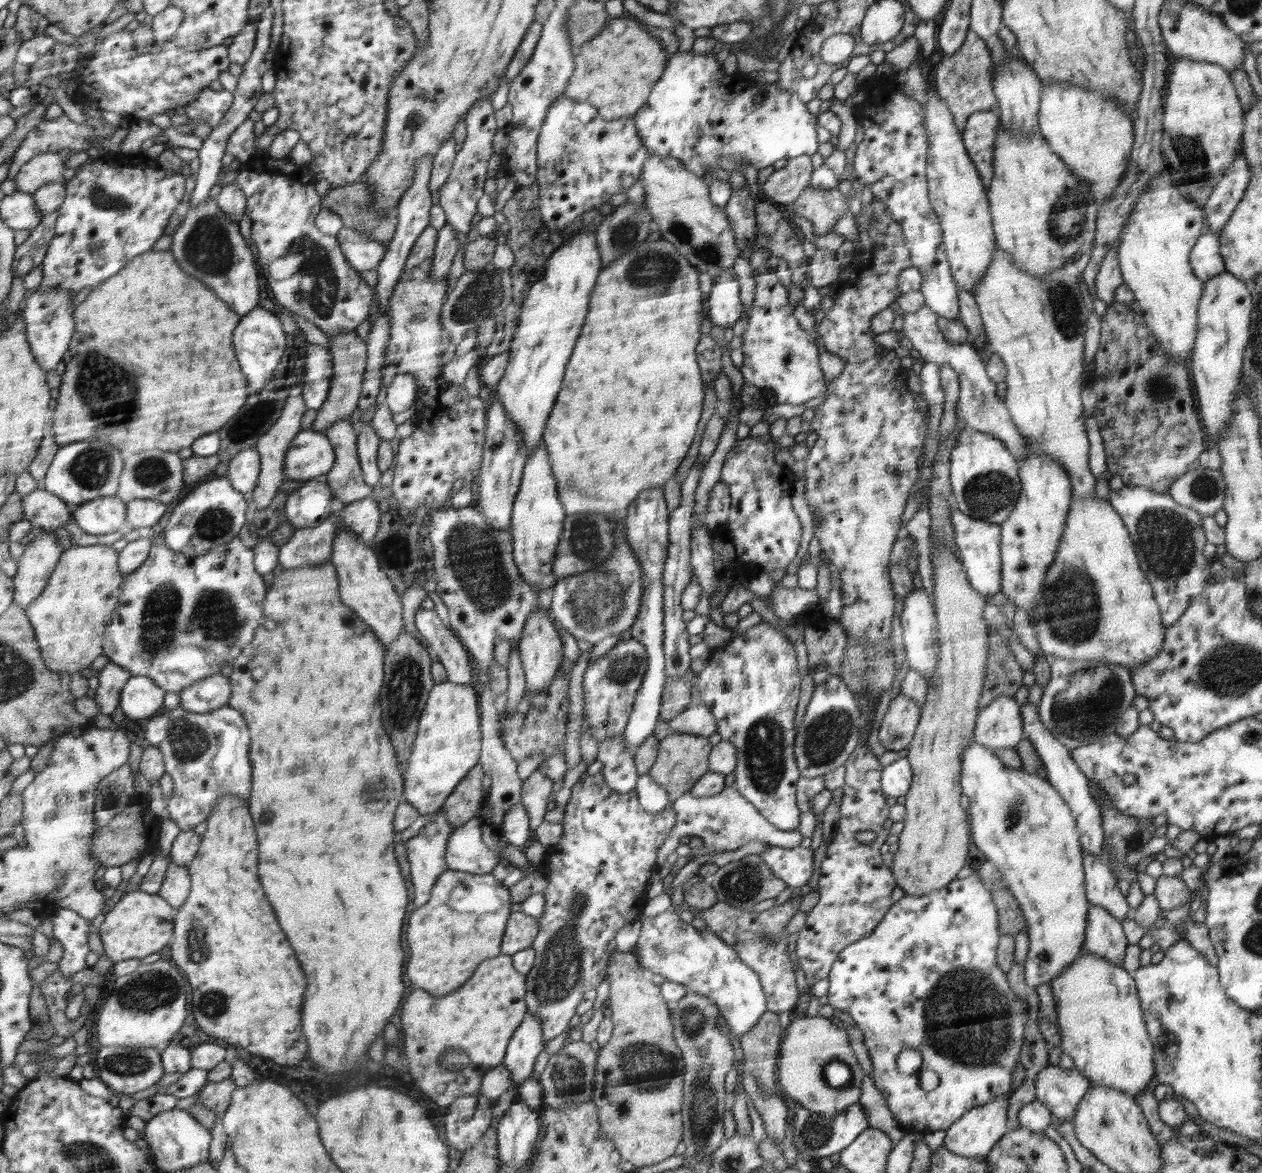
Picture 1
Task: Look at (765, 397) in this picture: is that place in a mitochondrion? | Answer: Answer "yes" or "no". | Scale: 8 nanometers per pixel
no

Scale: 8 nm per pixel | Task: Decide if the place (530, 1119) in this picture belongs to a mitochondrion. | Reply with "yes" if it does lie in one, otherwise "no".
no

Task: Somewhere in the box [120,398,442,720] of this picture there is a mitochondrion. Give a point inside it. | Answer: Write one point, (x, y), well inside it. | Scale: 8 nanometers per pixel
(211, 614)

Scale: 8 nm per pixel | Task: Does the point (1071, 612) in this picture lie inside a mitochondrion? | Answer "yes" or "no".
yes

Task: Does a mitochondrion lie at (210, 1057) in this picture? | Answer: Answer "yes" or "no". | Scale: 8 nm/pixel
no

